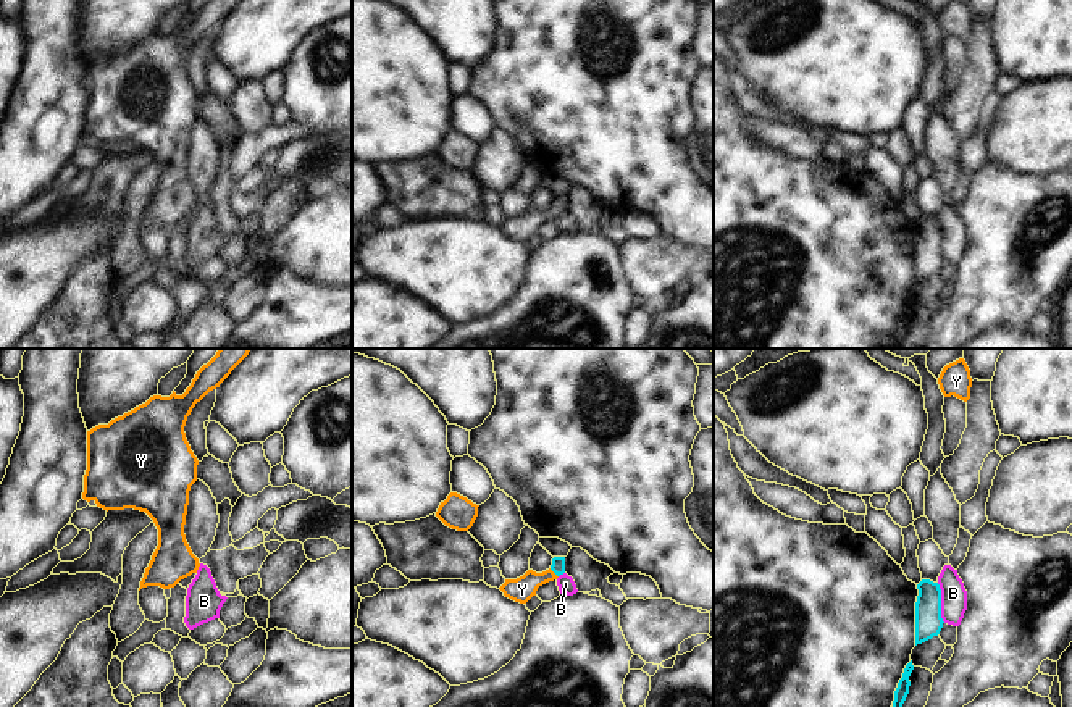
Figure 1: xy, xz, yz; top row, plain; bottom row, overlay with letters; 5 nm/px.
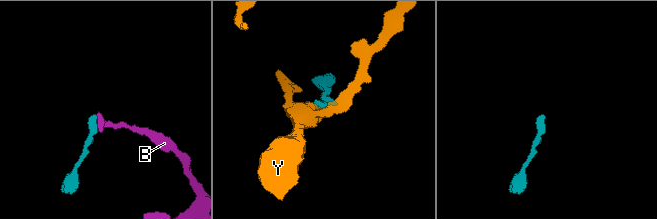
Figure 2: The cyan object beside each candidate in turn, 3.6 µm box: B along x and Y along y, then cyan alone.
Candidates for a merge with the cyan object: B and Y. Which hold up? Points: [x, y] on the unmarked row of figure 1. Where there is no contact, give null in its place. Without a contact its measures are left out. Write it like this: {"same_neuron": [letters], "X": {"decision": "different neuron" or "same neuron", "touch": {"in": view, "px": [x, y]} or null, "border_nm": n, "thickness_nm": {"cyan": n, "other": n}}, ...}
{"same_neuron": ["Y"], "B": {"decision": "different neuron", "touch": {"in": "yz", "px": [940, 241]}, "border_nm": 200, "thickness_nm": {"cyan": 140, "other": 130}}, "Y": {"decision": "same neuron", "touch": {"in": "xz", "px": [554, 210]}, "border_nm": 60, "thickness_nm": {"cyan": 70, "other": 120}}}

